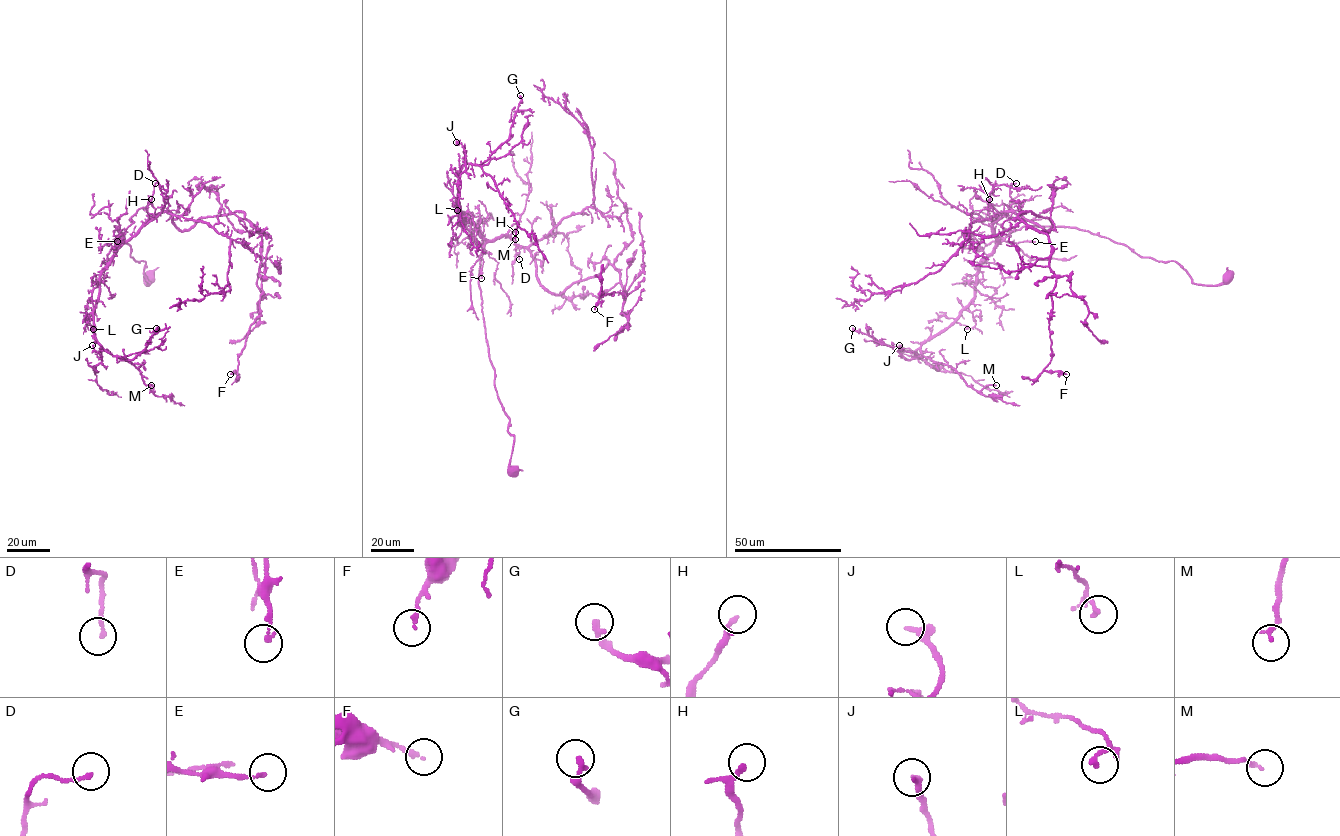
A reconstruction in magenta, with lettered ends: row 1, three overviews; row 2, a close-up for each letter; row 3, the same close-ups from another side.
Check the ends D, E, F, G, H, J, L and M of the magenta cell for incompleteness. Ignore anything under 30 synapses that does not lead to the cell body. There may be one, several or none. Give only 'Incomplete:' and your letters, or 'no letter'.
Incomplete: H

